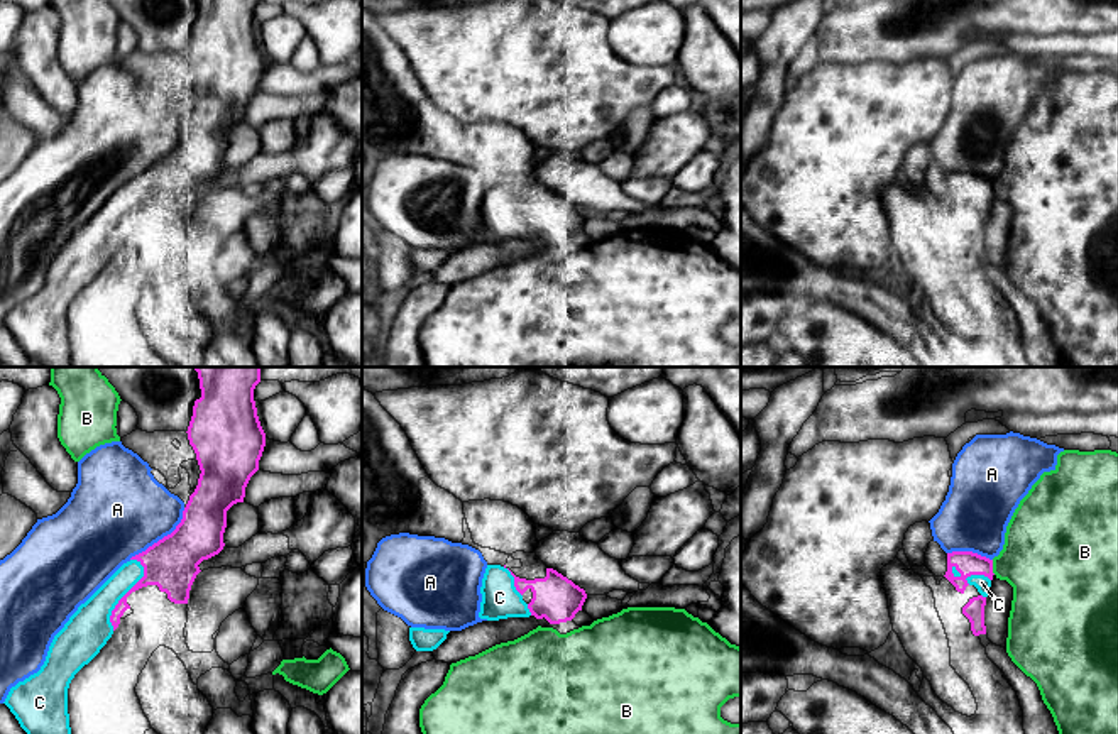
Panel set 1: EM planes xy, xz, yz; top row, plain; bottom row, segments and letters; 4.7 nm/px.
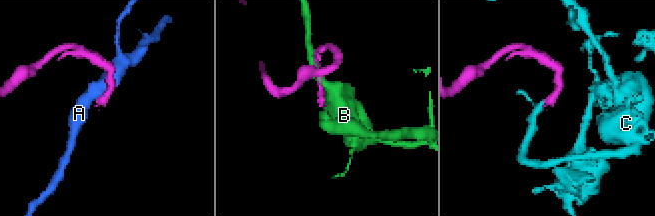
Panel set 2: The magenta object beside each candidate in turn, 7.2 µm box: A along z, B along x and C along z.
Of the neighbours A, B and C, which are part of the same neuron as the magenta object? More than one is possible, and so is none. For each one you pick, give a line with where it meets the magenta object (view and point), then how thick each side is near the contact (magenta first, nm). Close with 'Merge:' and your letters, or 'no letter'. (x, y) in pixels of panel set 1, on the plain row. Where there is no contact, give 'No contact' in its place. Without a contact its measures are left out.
C: Touches magenta at xy (126, 215). Thickness 240 nm (magenta) against 200 nm
Merge: C

